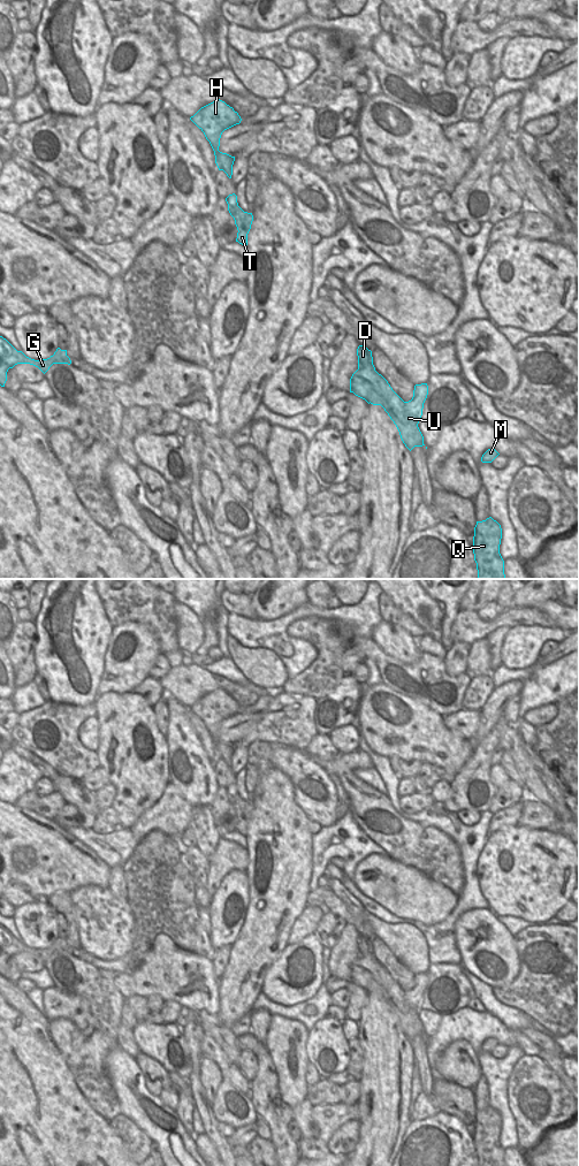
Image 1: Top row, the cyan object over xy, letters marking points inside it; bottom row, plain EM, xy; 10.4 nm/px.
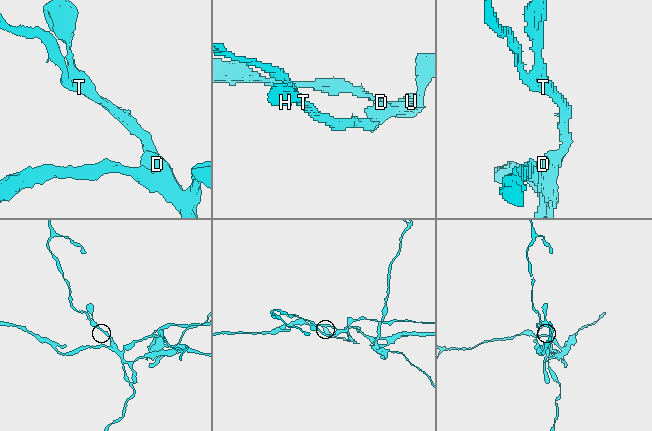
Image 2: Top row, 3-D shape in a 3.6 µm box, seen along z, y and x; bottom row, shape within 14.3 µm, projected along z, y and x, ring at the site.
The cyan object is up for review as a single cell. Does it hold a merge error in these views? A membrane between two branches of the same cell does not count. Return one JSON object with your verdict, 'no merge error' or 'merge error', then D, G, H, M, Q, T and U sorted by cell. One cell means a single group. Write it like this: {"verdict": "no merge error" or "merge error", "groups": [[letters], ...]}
{"verdict": "merge error", "groups": [["D", "H", "T"], ["G", "M", "Q", "U"]]}

